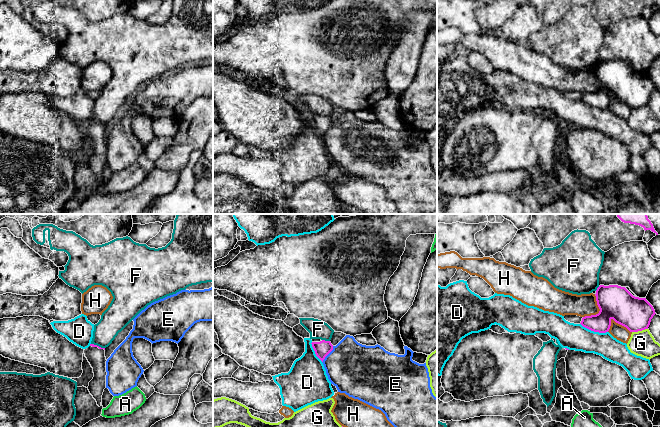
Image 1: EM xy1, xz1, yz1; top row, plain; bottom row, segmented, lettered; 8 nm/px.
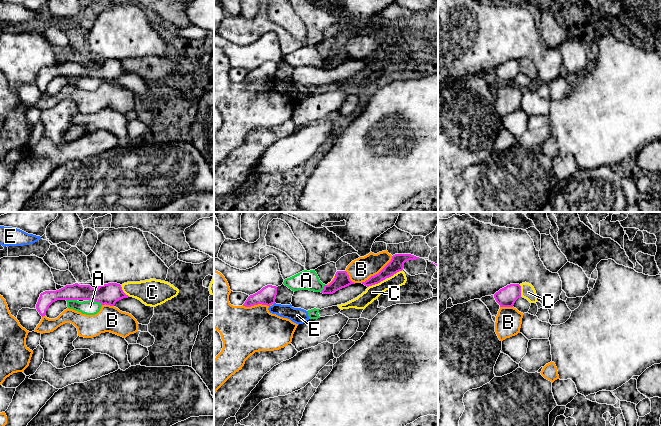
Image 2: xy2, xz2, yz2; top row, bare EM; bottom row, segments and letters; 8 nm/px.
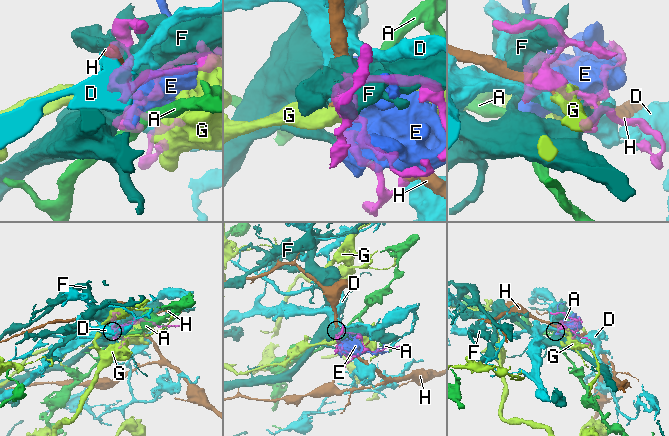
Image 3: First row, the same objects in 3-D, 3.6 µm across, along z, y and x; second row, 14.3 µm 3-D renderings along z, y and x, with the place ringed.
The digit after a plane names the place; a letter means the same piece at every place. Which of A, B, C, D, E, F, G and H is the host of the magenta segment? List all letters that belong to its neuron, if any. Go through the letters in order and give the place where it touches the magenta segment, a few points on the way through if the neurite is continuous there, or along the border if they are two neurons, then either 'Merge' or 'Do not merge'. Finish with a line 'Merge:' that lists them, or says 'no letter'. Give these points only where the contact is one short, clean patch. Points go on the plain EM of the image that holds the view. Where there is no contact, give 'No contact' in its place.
A: Touches magenta at xy2 (96, 77). Boundary: xy2 (89, 75), (102, 80). Do not merge
B: Touches magenta at xz2 (378, 49). Do not merge
C: Touches magenta at xz2 (376, 59). Do not merge
D: Touches magenta at yz1 (594, 107). Do not merge
E: Touches magenta at xz1 (328, 129). Do not merge
F: Touches magenta at xz1 (326, 117). Do not merge
G: Touches magenta at yz1 (639, 106). Do not merge
H: Touches magenta at yz1 (599, 87). Do not merge
Merge: no letter

